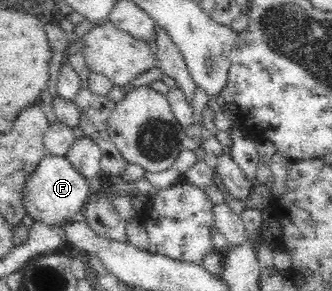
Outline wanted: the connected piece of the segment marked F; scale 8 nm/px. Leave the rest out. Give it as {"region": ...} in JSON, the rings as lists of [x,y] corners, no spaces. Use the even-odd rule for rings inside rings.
{"region":[[[46,155],[23,185],[22,204],[35,222],[61,228],[67,221],[73,221],[83,205],[87,205],[85,201],[92,191],[93,185],[82,177],[66,156]]]}

